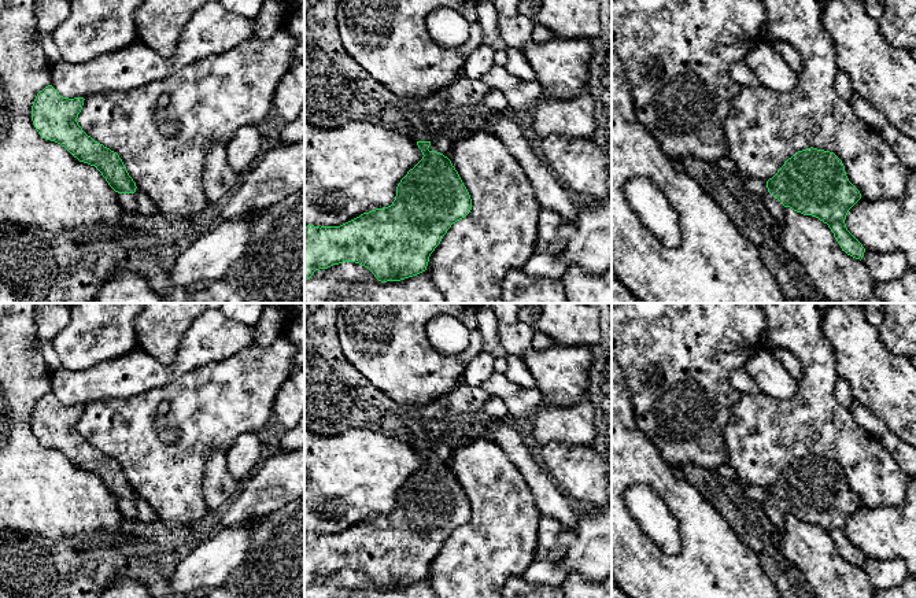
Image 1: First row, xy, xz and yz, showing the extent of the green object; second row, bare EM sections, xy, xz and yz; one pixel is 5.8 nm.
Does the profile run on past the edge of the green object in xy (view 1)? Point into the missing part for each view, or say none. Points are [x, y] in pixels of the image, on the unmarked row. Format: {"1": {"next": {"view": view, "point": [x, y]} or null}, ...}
{"1": {"next": {"view": "xy", "point": [128, 509]}}}

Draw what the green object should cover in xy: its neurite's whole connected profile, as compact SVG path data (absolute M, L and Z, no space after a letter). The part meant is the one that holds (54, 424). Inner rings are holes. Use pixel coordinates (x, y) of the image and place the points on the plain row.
M48 392L33 409L33 432L43 446L60 451L80 469L95 473L118 501L123 518L138 520L134 502L137 494L119 462L95 448L77 429L84 407L84 405L63 405L52 392Z

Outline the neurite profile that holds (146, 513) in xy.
M136 495L134 502L136 502L136 507L138 510L140 520L152 521L155 518L156 514L147 501L144 501L141 497Z

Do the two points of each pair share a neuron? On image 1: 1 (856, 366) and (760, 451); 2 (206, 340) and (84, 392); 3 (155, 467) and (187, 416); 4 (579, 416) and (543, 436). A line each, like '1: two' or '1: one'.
1: two
2: one
3: one
4: one

